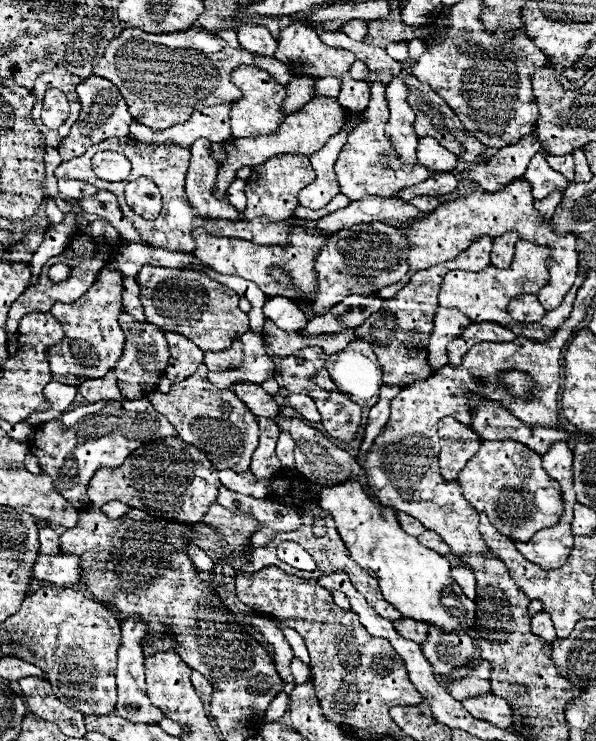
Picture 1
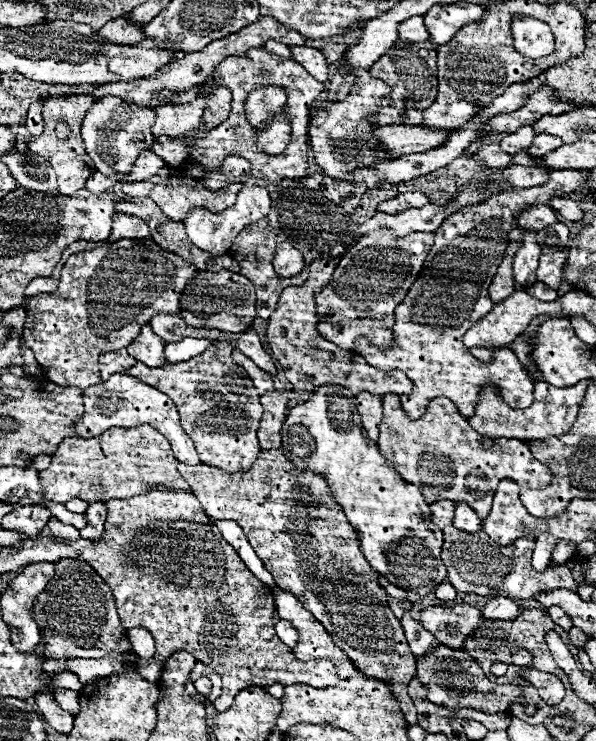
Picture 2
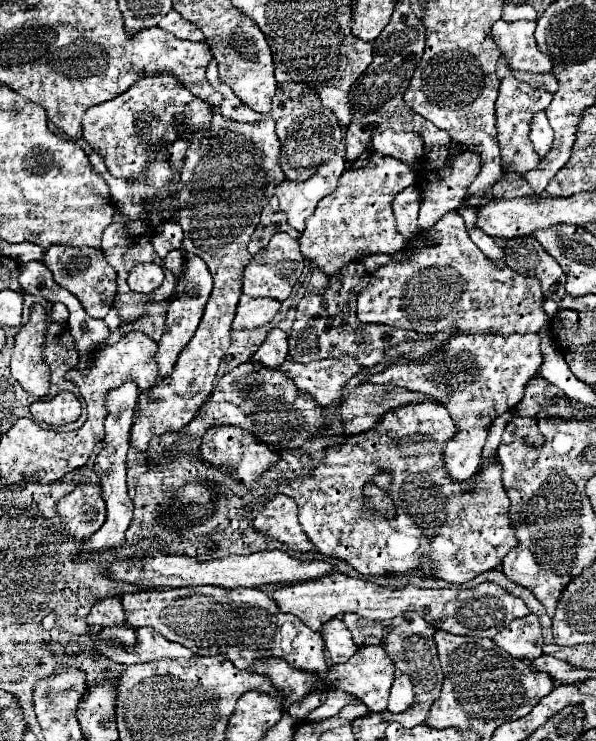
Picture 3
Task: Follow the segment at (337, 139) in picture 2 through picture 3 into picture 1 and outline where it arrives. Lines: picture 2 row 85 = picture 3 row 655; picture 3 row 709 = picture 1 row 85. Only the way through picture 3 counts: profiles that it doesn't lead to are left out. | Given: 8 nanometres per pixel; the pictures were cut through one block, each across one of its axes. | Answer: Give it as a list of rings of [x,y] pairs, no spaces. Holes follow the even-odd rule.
[[[370,82],[370,102],[364,110],[360,110],[362,120],[354,124],[348,132],[348,140],[344,144],[338,160],[336,160],[336,176],[340,184],[340,194],[348,196],[350,200],[360,200],[366,196],[382,196],[382,198],[396,198],[400,190],[420,184],[434,176],[422,164],[402,164],[400,156],[396,156],[392,140],[386,136],[384,126],[388,122],[388,106],[384,98],[386,84]]]

